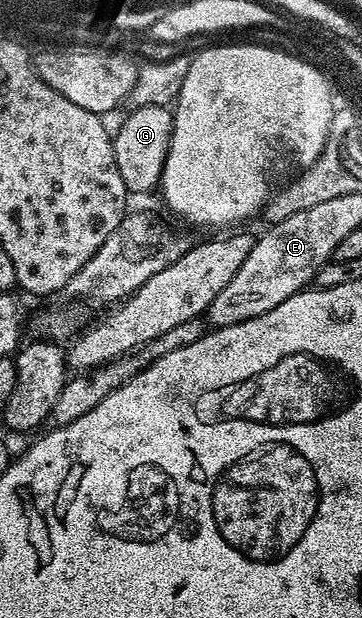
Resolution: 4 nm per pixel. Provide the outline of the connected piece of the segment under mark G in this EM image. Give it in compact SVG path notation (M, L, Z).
M134 105L112 133L116 167L127 194L150 193L159 188L174 126L173 112L165 105Z

